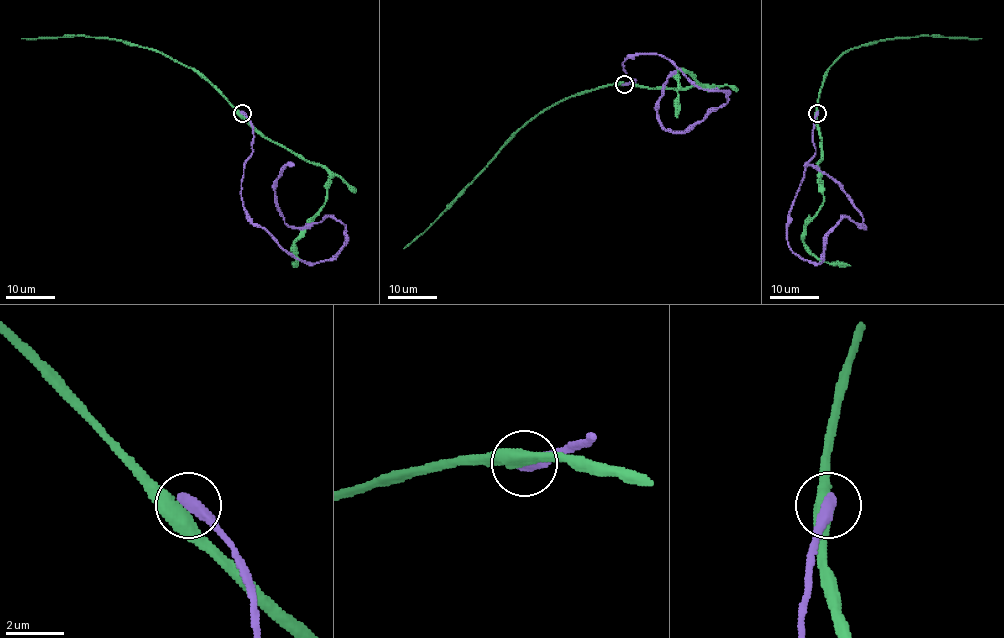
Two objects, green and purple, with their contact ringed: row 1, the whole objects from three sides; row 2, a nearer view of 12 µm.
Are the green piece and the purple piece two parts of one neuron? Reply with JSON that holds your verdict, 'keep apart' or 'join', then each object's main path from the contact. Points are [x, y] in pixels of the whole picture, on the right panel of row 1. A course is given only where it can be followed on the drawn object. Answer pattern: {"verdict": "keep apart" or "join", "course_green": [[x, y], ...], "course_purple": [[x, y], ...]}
{"verdict": "keep apart", "course_green": [[817, 112], [817, 99], [827, 70], [850, 49], [884, 39], [923, 36], [981, 38]], "course_purple": [[817, 112], [816, 154], [787, 227], [788, 247], [819, 263], [837, 223], [865, 225], [837, 183], [803, 165]]}

